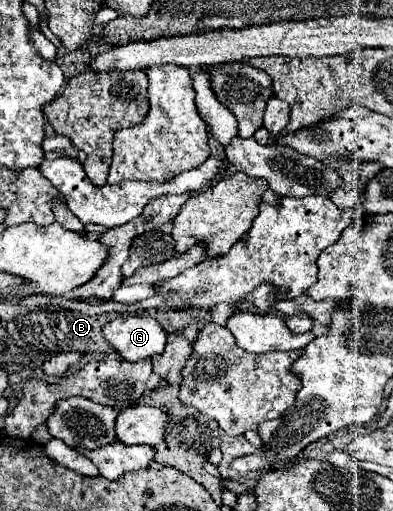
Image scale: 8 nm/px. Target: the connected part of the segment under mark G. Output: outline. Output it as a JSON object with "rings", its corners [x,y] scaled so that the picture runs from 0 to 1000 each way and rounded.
{"rings":[[[305,618],[265,638],[265,661],[326,708],[382,705],[422,677],[422,650],[382,618]]]}

